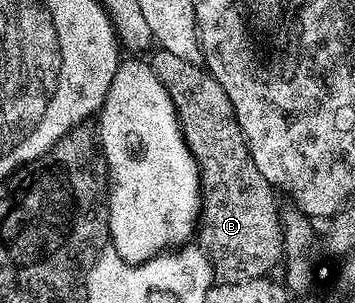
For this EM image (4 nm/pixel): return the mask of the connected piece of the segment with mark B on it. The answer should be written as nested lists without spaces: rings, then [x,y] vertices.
[[[167,51],[156,53],[155,74],[173,98],[183,137],[199,163],[203,206],[197,240],[211,261],[214,275],[224,284],[236,284],[274,273],[275,263],[284,259],[281,208],[275,205],[277,192],[253,166],[229,98],[206,67]]]

